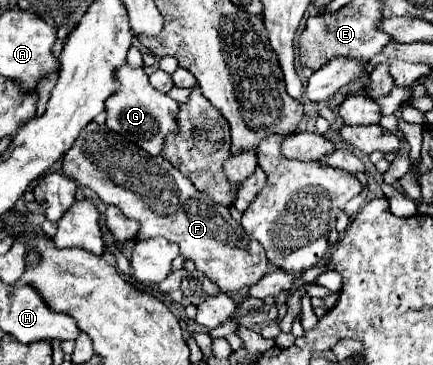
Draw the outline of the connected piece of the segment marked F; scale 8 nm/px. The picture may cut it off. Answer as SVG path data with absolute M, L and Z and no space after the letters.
M90 122L80 132L76 144L62 160L62 172L94 190L104 204L118 206L126 218L138 220L142 226L138 240L164 236L170 242L176 242L180 254L186 260L192 260L196 270L208 276L220 292L228 296L248 296L248 288L266 274L268 258L264 248L232 220L226 206L216 204L198 192L168 160L148 156L148 152L126 142L106 124L100 126Z

